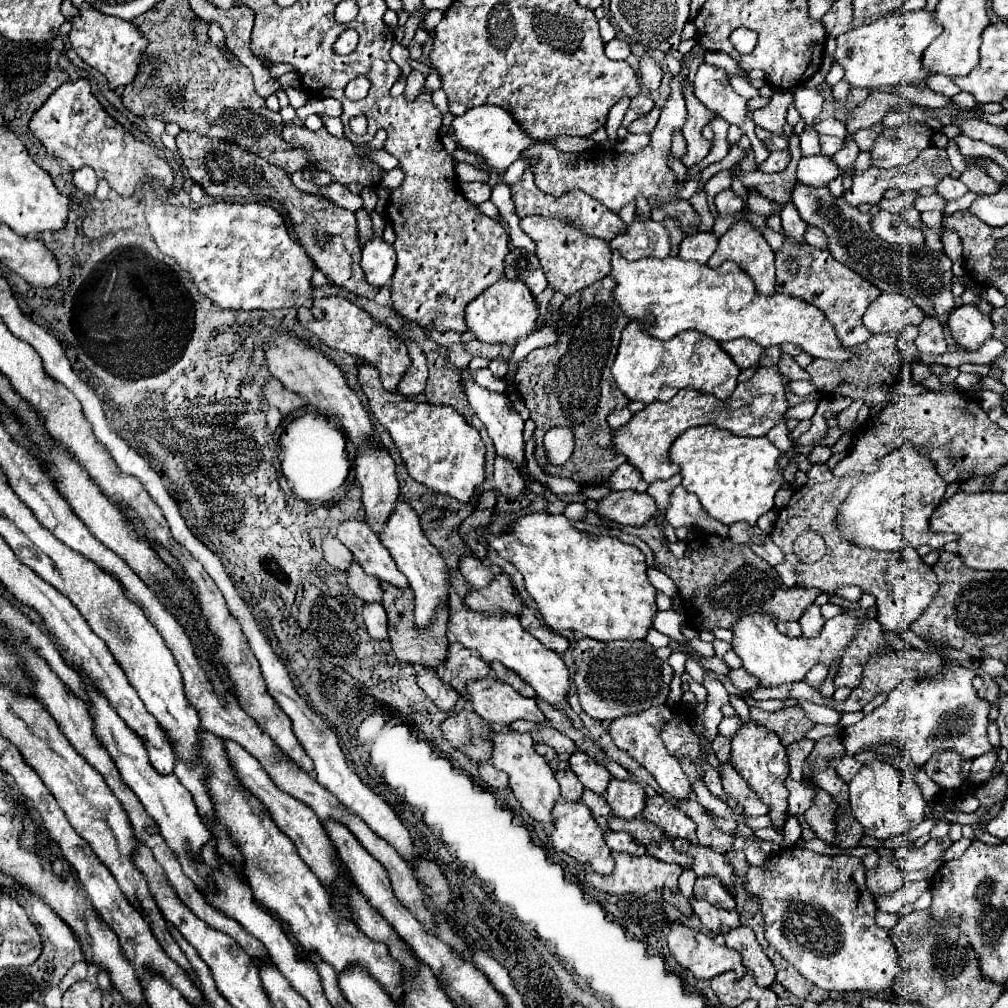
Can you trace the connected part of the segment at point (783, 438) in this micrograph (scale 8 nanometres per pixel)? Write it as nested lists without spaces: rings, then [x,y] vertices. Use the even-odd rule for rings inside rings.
[[[779,422],[775,428],[771,428],[771,430],[765,434],[765,438],[771,440],[781,452],[787,452],[787,450],[793,446],[793,442],[789,440],[789,430],[787,430],[785,422]]]

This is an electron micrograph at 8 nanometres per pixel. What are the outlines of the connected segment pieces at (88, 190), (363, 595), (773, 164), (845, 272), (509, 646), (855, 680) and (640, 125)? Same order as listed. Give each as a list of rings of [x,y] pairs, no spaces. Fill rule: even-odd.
[[[79,168],[79,170],[73,174],[73,184],[75,184],[79,190],[83,190],[85,194],[89,194],[89,196],[95,194],[97,180],[99,180],[99,178],[95,176],[95,172],[93,172],[91,168]]]
[[[357,562],[353,564],[353,568],[349,568],[347,582],[349,582],[349,588],[355,592],[355,596],[361,598],[363,602],[381,602],[383,588],[379,580],[373,576],[367,576]]]
[[[783,150],[783,152],[771,152],[769,158],[767,158],[763,164],[757,166],[757,170],[761,170],[761,172],[783,172],[783,170],[787,168],[789,160],[791,160],[789,150]]]
[[[785,240],[783,248],[775,254],[775,266],[777,266],[777,286],[775,286],[775,290],[779,294],[795,296],[795,298],[801,298],[801,300],[821,308],[825,312],[827,320],[835,326],[835,332],[837,332],[837,336],[839,336],[839,340],[845,348],[857,346],[857,344],[867,342],[871,338],[871,334],[863,326],[861,318],[863,318],[865,310],[869,308],[869,304],[881,294],[879,288],[875,288],[873,284],[863,280],[851,268],[839,264],[831,256],[831,252],[813,248],[809,244],[797,246],[795,242]],[[789,262],[793,262],[797,266],[797,272],[791,274],[787,270]]]
[[[463,606],[451,616],[449,630],[457,642],[461,642],[465,648],[477,650],[485,662],[501,662],[505,668],[519,674],[537,692],[537,700],[545,700],[551,706],[561,706],[567,702],[571,680],[563,658],[555,650],[545,648],[529,632],[525,632],[517,616],[479,616],[477,612]]]
[[[769,614],[743,616],[743,620],[733,626],[733,634],[733,652],[743,660],[743,668],[755,676],[763,688],[801,682],[805,674],[820,662],[827,668],[837,664],[837,672],[833,676],[835,688],[845,686],[853,690],[859,686],[870,656],[885,654],[889,650],[883,628],[876,619],[861,620],[851,614],[840,614],[827,620],[817,638],[783,636],[777,632],[776,623]]]
[[[655,106],[649,114],[645,114],[643,118],[639,118],[639,120],[635,120],[631,126],[629,126],[629,132],[647,132],[647,134],[651,134],[653,132],[653,128],[655,128],[655,124],[657,124],[657,112],[659,112],[659,106]]]

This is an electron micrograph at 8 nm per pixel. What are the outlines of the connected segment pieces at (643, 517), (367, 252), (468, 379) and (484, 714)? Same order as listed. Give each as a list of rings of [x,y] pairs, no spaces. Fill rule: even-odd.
[[[623,490],[623,492],[613,492],[611,496],[603,498],[599,502],[597,512],[603,518],[611,518],[619,524],[645,526],[649,520],[655,518],[657,506],[655,506],[655,500],[645,492],[639,494],[633,490]]]
[[[375,210],[371,212],[371,218],[373,218],[373,224],[377,226],[377,230],[375,230],[373,242],[369,242],[363,248],[361,268],[365,270],[367,278],[371,278],[371,280],[377,278],[377,288],[381,288],[391,280],[391,276],[395,272],[395,250],[393,250],[393,244],[383,242],[383,238],[381,238],[383,228],[385,228],[385,218],[381,214],[377,214]],[[371,246],[377,246],[377,252]]]
[[[473,358],[467,366],[467,374],[463,376],[463,390],[467,394],[467,400],[469,400],[469,406],[471,410],[477,414],[477,418],[485,424],[493,444],[495,444],[495,450],[497,454],[503,454],[503,456],[509,456],[509,460],[515,460],[515,464],[519,464],[519,468],[525,466],[525,456],[523,456],[523,418],[511,410],[507,406],[507,394],[497,394],[497,392],[489,392],[485,388],[481,388],[477,382],[475,382],[475,374],[477,370],[485,368],[489,364],[487,358]]]
[[[493,674],[467,684],[473,710],[489,724],[509,726],[515,720],[529,720],[541,724],[545,720],[535,698],[517,694],[509,684],[503,684]]]

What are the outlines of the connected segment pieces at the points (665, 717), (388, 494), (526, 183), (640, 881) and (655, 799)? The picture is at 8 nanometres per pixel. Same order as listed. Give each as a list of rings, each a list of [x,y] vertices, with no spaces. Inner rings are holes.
[[[663,704],[663,706],[653,706],[649,710],[643,710],[643,712],[637,712],[637,714],[629,714],[625,718],[619,718],[611,724],[609,728],[609,734],[613,738],[613,742],[617,744],[619,750],[625,750],[629,756],[633,756],[639,764],[643,764],[651,774],[653,778],[657,780],[657,784],[669,792],[675,800],[683,802],[683,800],[689,800],[691,798],[691,786],[689,786],[689,780],[685,776],[685,772],[681,770],[679,766],[679,760],[675,756],[671,756],[667,752],[667,748],[663,746],[661,742],[661,730],[665,728],[665,724],[669,720],[673,720],[673,710]]]
[[[361,452],[355,458],[355,472],[363,488],[365,522],[375,534],[381,534],[399,500],[395,462],[389,452]]]
[[[525,170],[525,176],[521,178],[519,184],[515,184],[511,188],[513,192],[513,202],[515,202],[515,212],[519,218],[525,218],[527,214],[529,216],[543,216],[543,218],[555,218],[555,220],[561,220],[565,218],[569,224],[573,224],[577,230],[581,232],[589,232],[589,236],[597,236],[597,238],[603,238],[605,242],[611,242],[617,234],[623,234],[623,222],[619,216],[613,216],[613,212],[609,212],[603,204],[597,204],[597,200],[593,200],[591,196],[587,196],[585,192],[577,190],[577,192],[571,192],[569,196],[561,196],[561,198],[555,198],[555,196],[549,196],[545,192],[541,192],[535,182],[533,182],[533,174],[529,170]]]
[[[617,854],[615,856],[615,870],[609,876],[601,876],[597,872],[587,872],[587,882],[599,890],[599,892],[607,892],[610,895],[647,894],[653,890],[661,890],[665,886],[669,886],[669,890],[675,894],[679,892],[677,888],[677,878],[683,872],[681,866],[677,864],[667,864],[661,860],[655,860],[653,856],[631,856],[631,854]]]
[[[659,794],[647,798],[643,818],[657,824],[671,840],[673,838],[685,838],[685,840],[695,838],[695,830],[697,830],[695,822],[691,818],[687,818],[677,806],[673,806],[665,798],[661,798]]]

